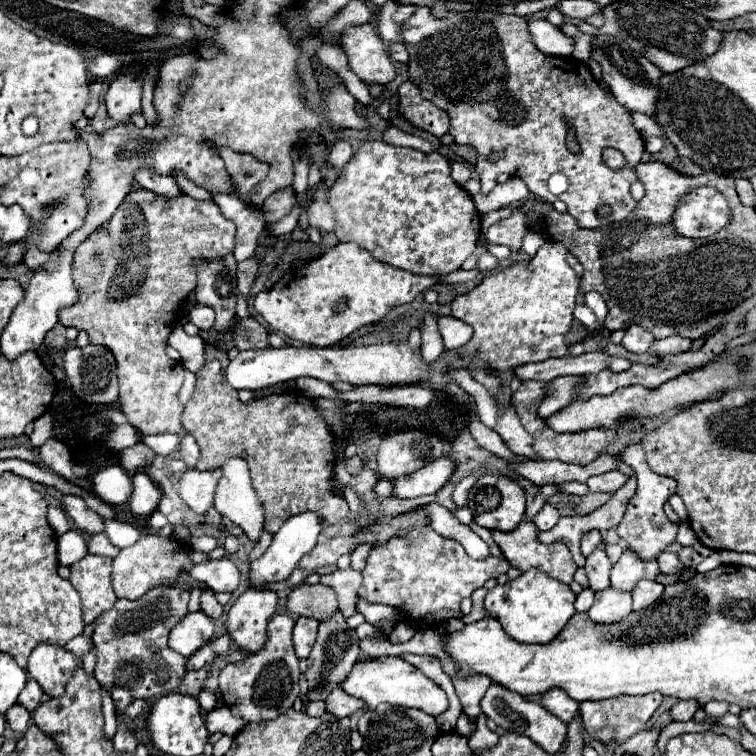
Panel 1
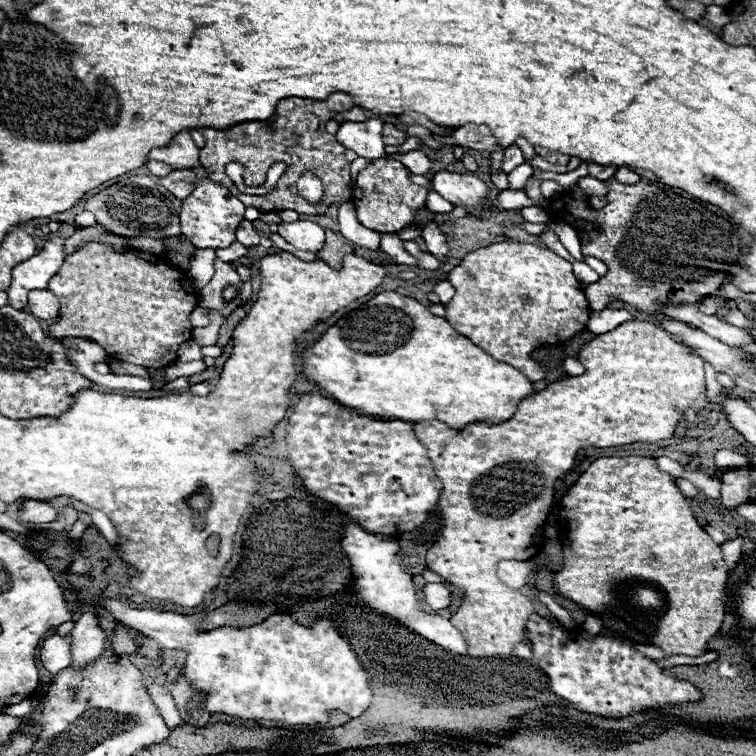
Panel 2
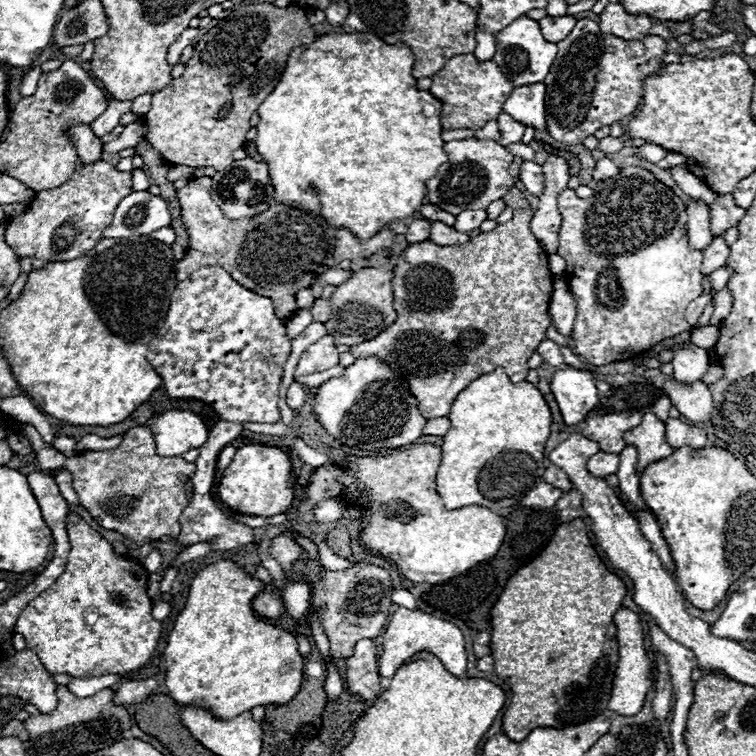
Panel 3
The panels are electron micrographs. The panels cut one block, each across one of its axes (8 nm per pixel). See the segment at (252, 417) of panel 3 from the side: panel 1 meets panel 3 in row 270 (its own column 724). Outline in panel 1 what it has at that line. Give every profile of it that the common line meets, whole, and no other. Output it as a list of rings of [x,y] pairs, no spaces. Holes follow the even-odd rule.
[[[700,186],[680,196],[672,214],[676,234],[686,238],[706,238],[724,228],[732,218],[730,204],[716,188]]]

